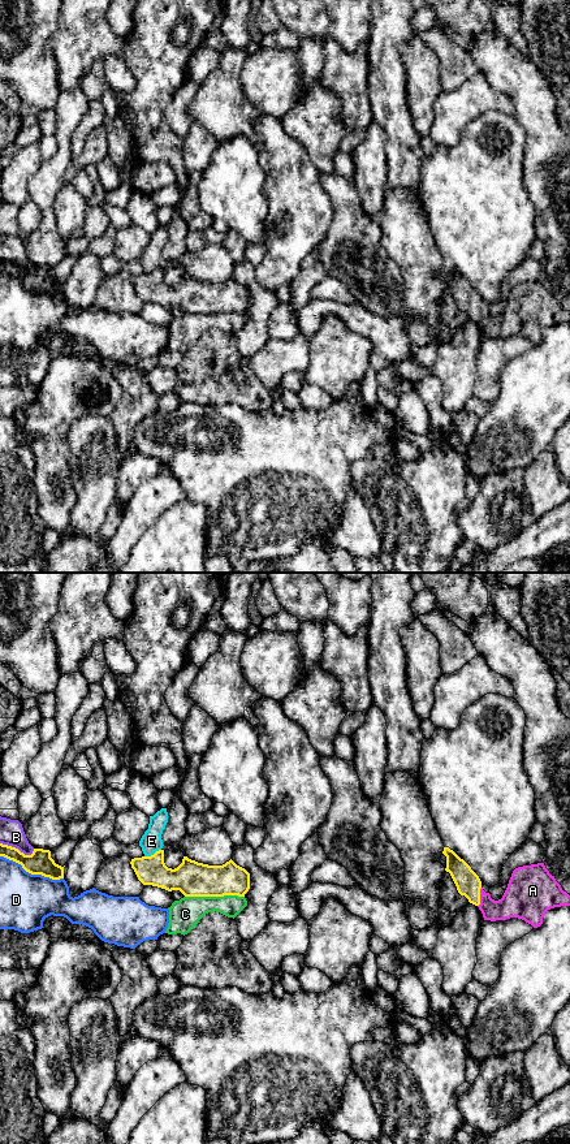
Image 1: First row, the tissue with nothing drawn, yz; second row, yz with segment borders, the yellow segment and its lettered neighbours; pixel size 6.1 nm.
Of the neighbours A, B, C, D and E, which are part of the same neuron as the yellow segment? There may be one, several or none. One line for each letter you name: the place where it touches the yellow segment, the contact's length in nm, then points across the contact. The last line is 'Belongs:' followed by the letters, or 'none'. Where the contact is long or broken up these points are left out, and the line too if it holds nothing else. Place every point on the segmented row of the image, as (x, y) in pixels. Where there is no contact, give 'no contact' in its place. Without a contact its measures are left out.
A: meets yellow in yz at (479, 897); contact 120 nm long; runs through yz (467, 883), (479, 897), (487, 905), (519, 899)
Belongs: A

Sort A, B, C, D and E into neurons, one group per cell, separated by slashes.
A / B / C / D / E

